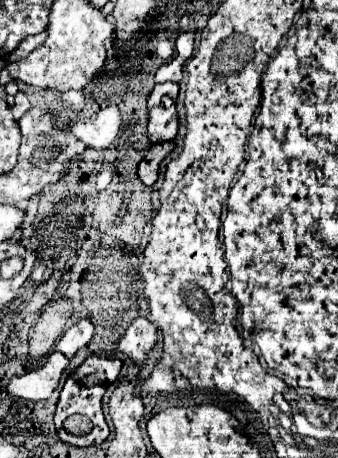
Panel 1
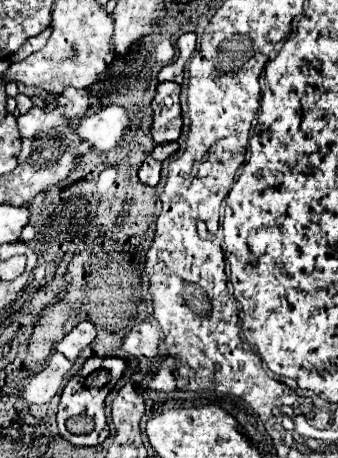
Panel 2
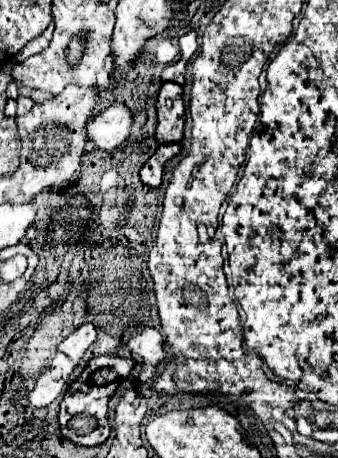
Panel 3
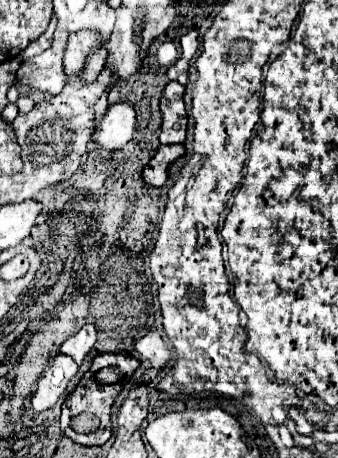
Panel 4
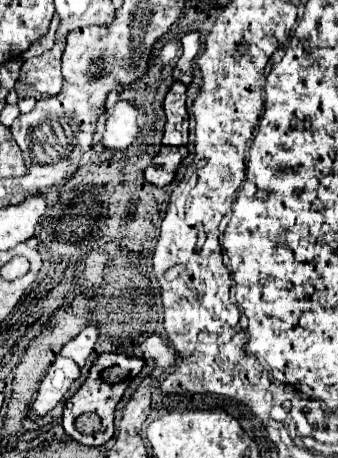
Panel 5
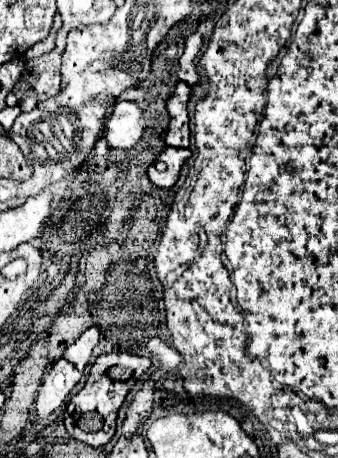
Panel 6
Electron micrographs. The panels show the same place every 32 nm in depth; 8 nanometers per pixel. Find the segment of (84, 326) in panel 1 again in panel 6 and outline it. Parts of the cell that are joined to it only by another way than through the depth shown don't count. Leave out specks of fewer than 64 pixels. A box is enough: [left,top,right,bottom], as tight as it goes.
[64,326,100,370]

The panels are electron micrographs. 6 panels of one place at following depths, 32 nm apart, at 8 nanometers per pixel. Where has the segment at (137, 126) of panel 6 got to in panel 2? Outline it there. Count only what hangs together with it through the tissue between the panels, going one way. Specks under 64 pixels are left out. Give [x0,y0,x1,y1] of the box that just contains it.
[76,104,128,150]

